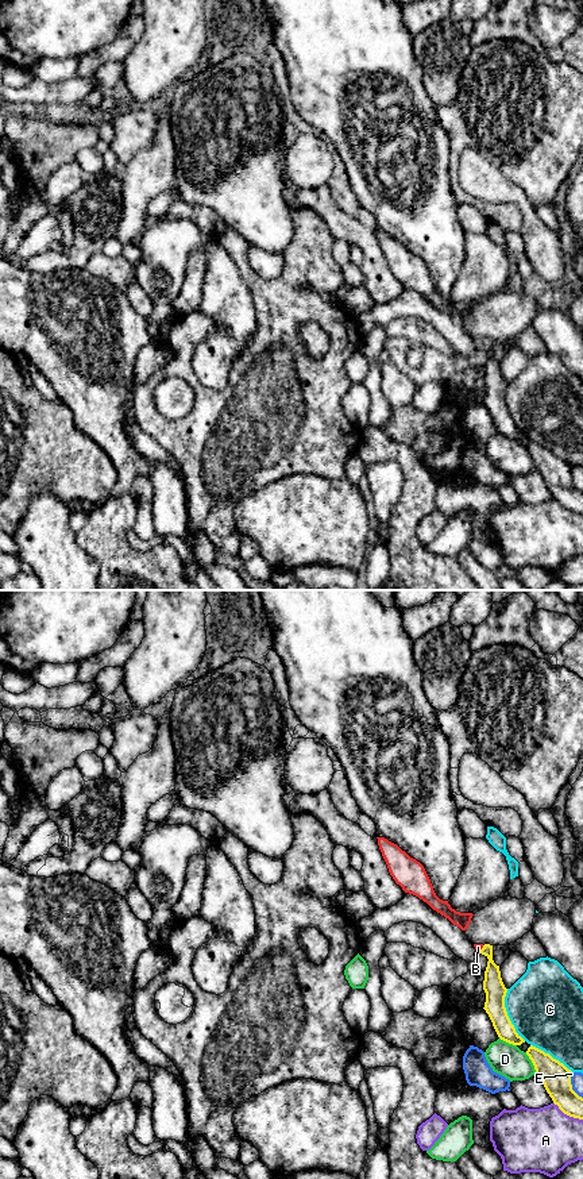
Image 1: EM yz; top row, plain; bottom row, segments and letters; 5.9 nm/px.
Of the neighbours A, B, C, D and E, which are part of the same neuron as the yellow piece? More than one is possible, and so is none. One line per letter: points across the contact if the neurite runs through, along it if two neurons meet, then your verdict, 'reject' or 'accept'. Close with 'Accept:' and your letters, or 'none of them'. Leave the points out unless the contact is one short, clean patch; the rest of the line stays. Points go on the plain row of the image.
A: reject
B: across yz (493, 380), (490, 351), (482, 343), (478, 342) | accept
C: reject
D: reject
E: reject
Accept: B

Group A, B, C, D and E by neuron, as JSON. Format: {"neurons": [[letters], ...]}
{"neurons": [["A"], ["B"], ["C"], ["D"], ["E"]]}

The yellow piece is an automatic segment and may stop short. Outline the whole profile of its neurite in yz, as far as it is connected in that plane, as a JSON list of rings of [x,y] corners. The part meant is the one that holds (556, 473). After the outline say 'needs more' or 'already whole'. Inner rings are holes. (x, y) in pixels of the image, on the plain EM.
[[[533,440],[528,443],[526,450],[532,455],[536,469],[541,473],[553,498],[564,509],[583,515],[583,493],[572,485],[572,466],[549,448]]]; already whole

